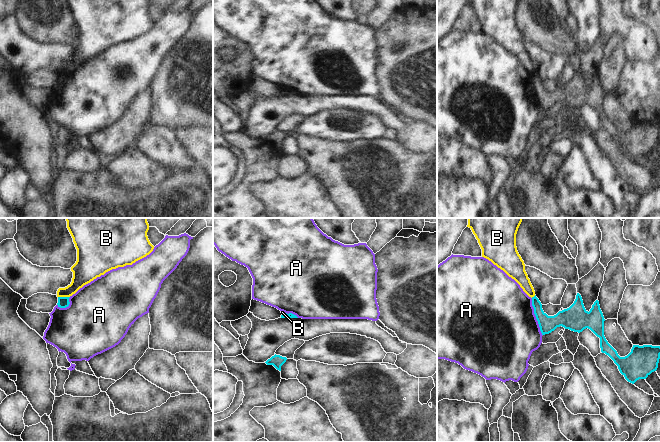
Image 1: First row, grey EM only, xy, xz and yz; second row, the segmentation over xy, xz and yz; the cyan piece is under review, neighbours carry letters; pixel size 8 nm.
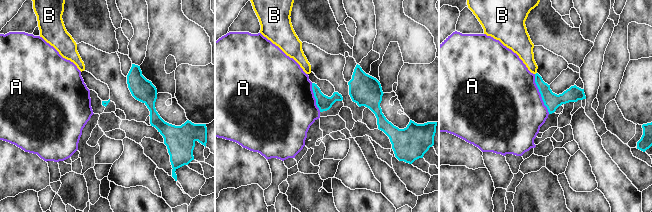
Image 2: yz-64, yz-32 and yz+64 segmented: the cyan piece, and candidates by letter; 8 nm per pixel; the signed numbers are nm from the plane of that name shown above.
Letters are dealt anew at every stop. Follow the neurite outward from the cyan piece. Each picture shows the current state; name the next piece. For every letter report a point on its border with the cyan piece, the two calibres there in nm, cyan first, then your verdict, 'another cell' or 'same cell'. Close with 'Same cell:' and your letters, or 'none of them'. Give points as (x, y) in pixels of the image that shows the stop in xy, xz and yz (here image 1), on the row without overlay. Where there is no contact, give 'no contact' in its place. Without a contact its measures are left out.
A: contact yz (536, 93); calibres 160 and 500 nm; another cell
B: contact xy (64, 73); calibres 90 and 180 nm; another cell
Same cell: none of them

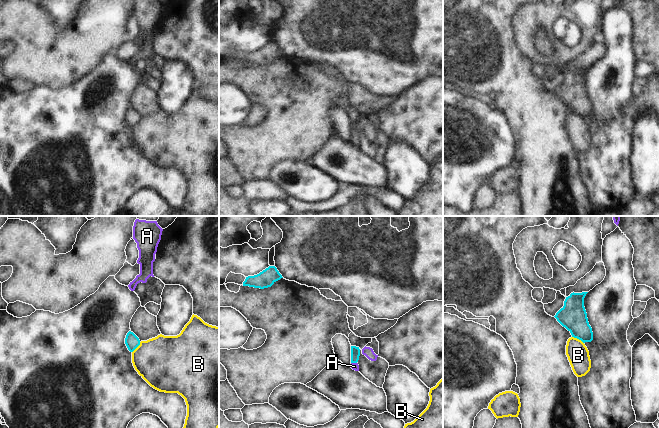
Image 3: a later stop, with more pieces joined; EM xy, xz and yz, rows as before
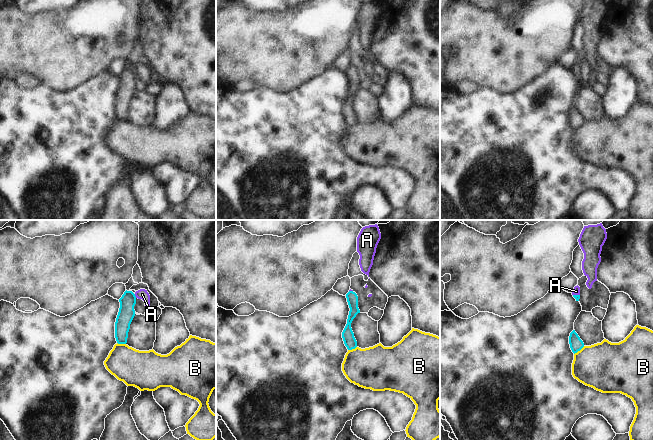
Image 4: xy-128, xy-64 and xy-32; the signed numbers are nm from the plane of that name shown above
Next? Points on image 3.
A: contact xz (354, 138); calibres 80 and 60 nm; same cell
B: contact yz (578, 114); calibres 220 and 180 nm; another cell
Same cell: A

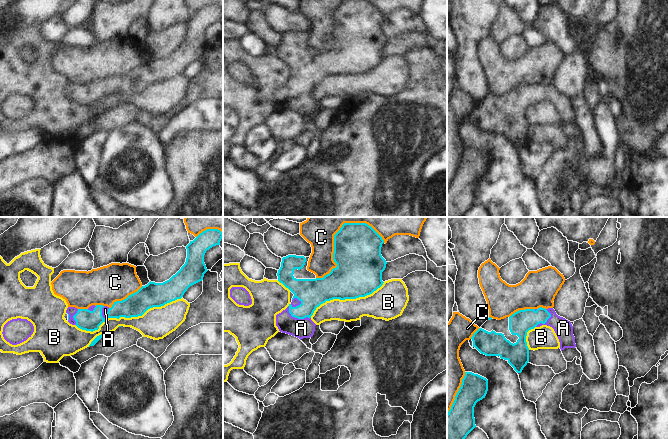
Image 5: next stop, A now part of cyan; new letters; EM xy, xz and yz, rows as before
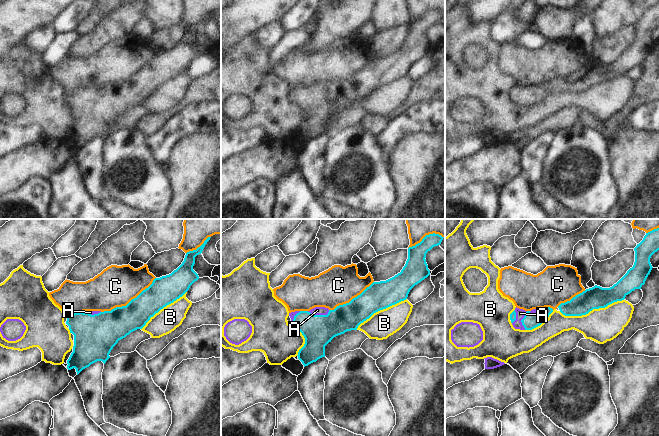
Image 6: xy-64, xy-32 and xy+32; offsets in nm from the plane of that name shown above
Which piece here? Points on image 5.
A: contact xz (296, 93); calibres 220 and 160 nm; same cell
B: contact xy (127, 93); calibres 190 and 260 nm; another cell
C: contact xz (333, 31); calibres 380 and 200 nm; another cell
Same cell: A

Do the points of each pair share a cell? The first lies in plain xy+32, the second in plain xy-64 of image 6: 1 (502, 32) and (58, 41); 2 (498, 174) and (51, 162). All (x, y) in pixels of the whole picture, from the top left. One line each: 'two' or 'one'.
1: two
2: one

